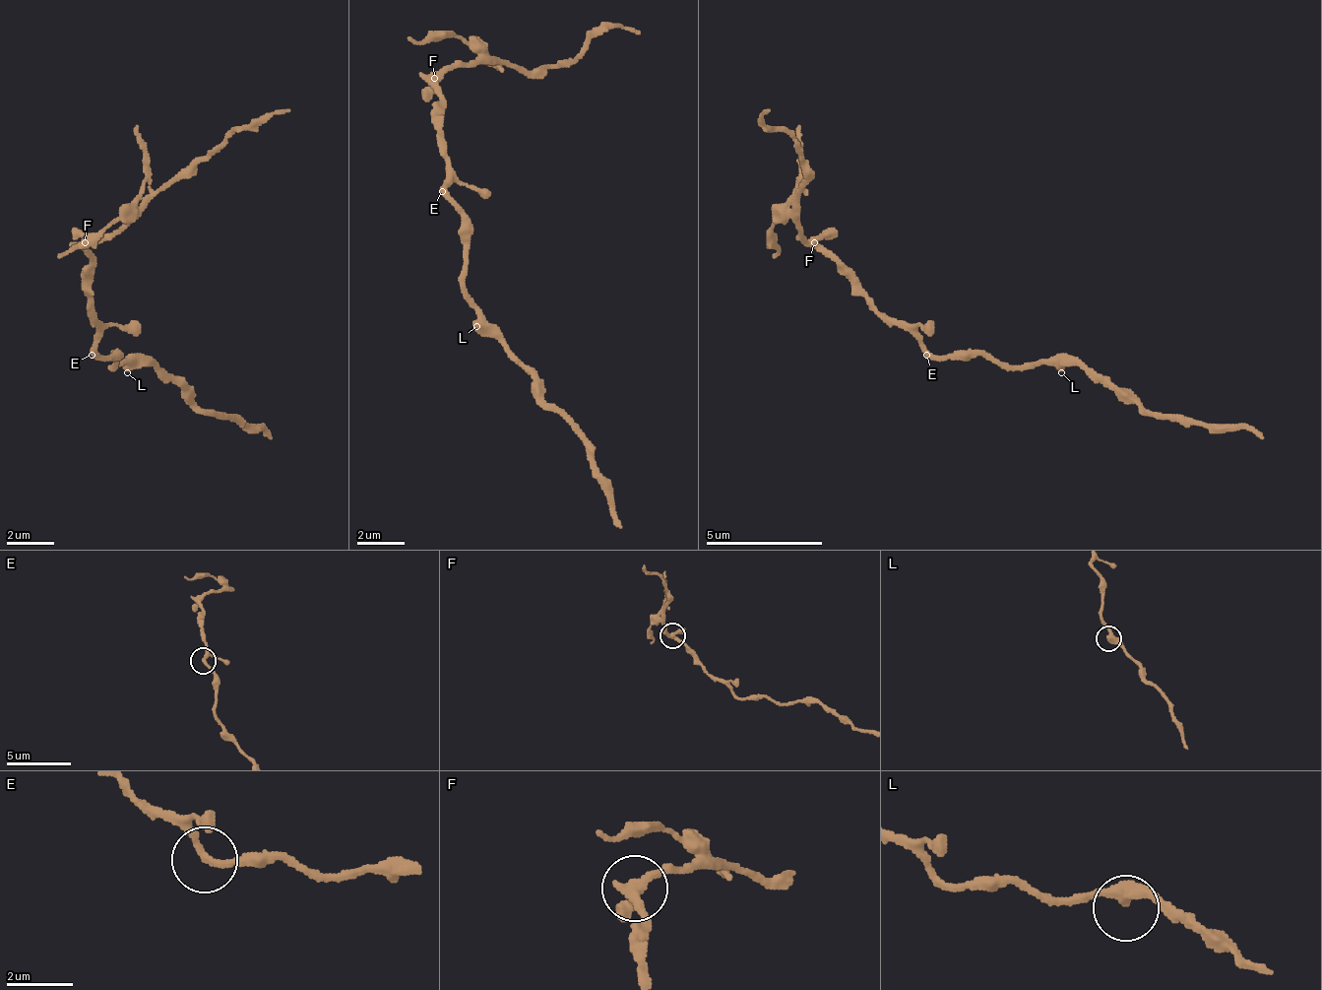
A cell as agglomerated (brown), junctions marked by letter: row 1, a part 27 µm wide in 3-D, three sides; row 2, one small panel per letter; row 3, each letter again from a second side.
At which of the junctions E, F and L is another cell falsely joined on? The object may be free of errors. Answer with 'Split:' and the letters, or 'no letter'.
Split: F

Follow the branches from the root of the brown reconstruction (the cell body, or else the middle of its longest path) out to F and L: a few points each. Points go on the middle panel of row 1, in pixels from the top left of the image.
F: (448, 191), (448, 144), (442, 138), (442, 86), (436, 80)
L: (448, 191), (454, 197), (454, 209), (460, 214), (460, 243), (465, 249), (465, 302), (476, 314), (476, 326)

